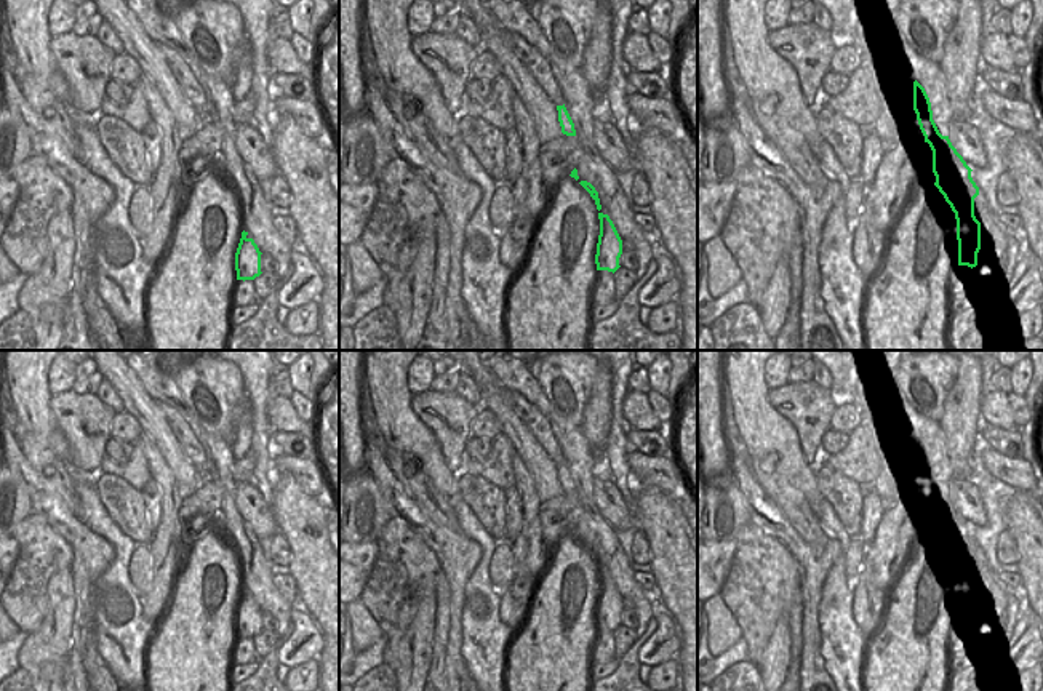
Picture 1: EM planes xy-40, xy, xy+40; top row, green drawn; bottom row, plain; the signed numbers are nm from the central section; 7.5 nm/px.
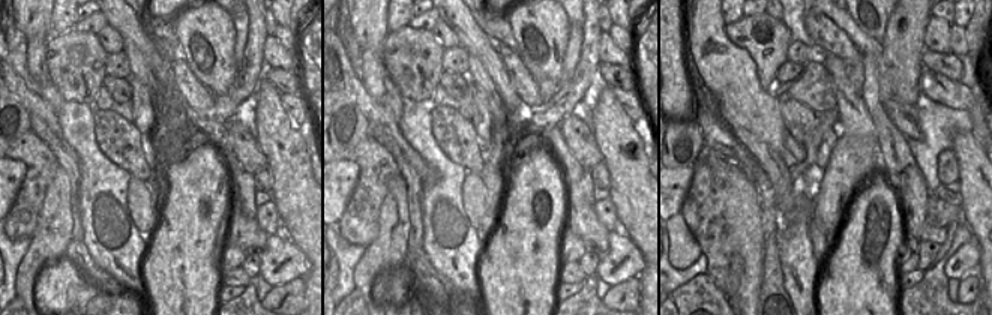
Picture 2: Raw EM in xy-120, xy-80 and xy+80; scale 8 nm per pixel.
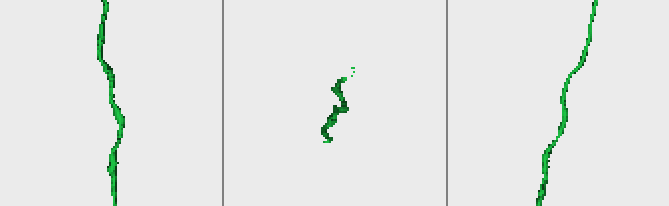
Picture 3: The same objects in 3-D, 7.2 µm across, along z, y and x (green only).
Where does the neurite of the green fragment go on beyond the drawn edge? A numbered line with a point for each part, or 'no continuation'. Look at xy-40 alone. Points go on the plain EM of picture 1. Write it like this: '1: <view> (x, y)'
no continuation

